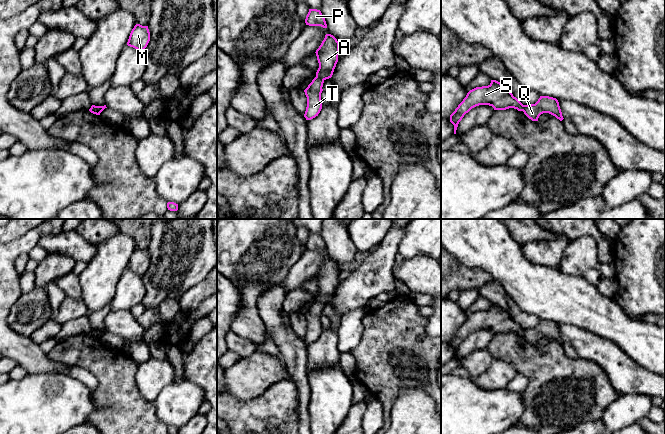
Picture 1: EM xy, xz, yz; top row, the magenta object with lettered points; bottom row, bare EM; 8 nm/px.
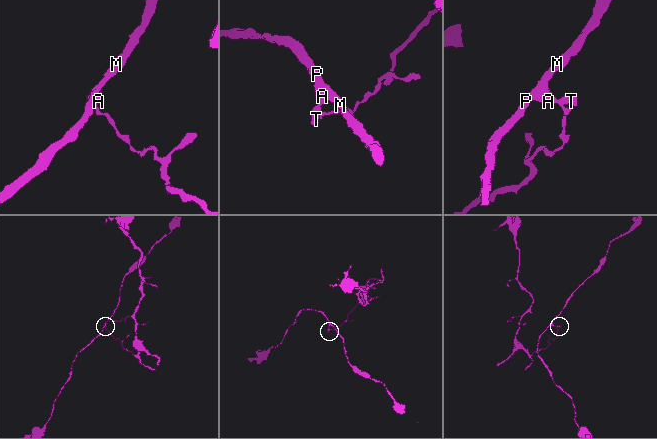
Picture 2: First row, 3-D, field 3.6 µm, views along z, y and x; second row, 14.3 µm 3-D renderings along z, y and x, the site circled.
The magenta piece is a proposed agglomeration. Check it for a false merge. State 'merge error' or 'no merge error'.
merge error

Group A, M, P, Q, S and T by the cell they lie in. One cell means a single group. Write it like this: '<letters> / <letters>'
A M P S / Q T

